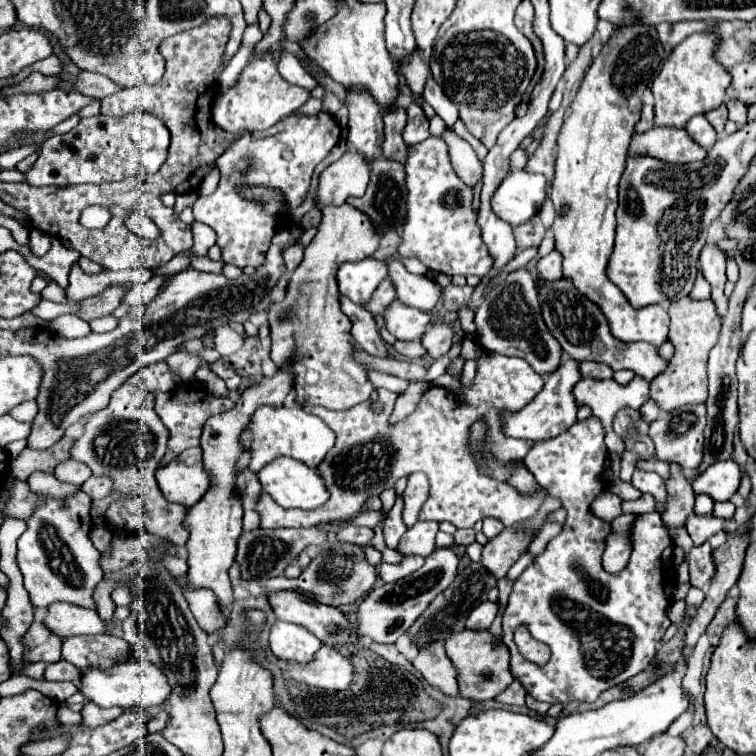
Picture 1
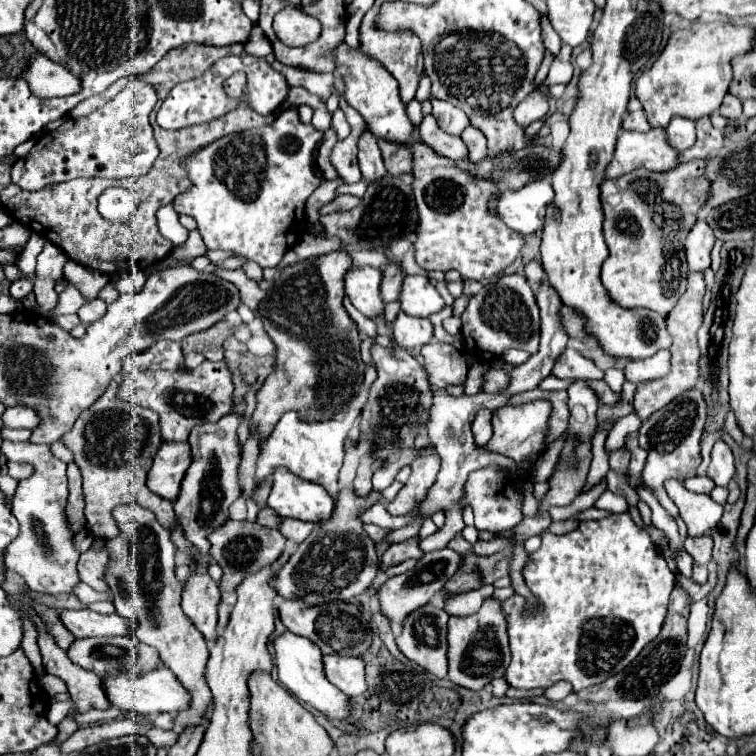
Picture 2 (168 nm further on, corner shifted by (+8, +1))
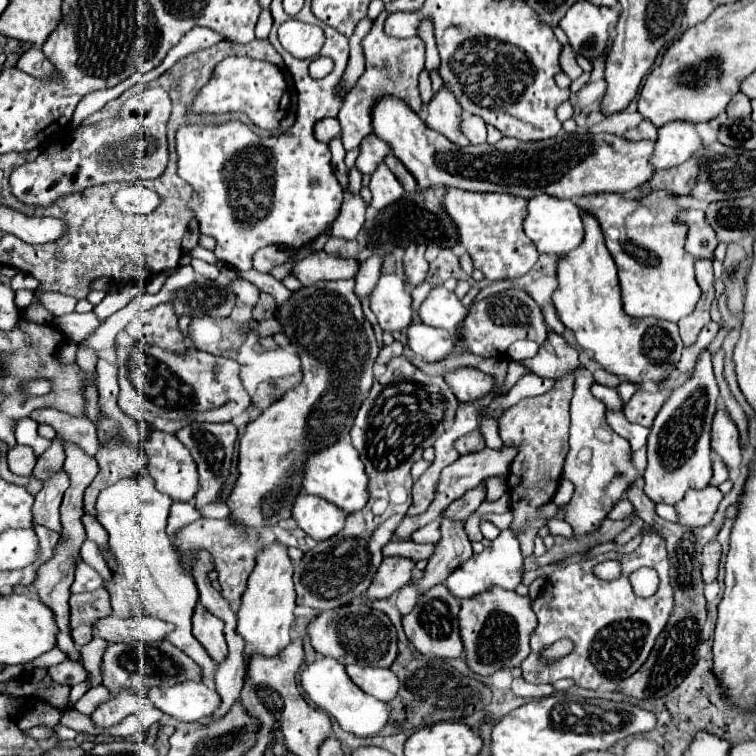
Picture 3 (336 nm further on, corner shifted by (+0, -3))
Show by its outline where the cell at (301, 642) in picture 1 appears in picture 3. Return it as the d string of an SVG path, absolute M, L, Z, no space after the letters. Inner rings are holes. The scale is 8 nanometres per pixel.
M318 654L316 660L312 664L308 664L302 672L300 672L300 684L306 692L306 696L318 706L322 708L326 714L334 716L340 724L342 730L352 732L356 736L374 736L378 734L386 720L388 720L388 710L386 704L364 694L346 674L344 666L340 662L336 662L330 656L322 656Z

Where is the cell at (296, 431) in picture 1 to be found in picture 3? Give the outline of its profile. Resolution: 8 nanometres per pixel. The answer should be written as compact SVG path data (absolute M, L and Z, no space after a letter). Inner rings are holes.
M344 440L334 442L330 446L324 446L312 454L308 454L304 460L304 476L302 476L304 490L308 494L324 496L326 500L334 502L338 508L342 508L346 512L356 512L356 510L364 508L364 504L368 502L366 484L368 484L368 478L364 472L364 464L350 442L344 442Z

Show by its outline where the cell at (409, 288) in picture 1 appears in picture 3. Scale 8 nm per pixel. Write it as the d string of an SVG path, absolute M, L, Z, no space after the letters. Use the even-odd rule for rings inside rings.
M436 286L422 302L418 316L428 326L454 332L456 324L466 316L466 308L454 292L448 292L444 286Z

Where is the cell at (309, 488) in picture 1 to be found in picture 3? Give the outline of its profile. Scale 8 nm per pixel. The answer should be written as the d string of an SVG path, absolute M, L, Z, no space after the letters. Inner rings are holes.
M298 494L292 504L292 518L314 540L324 540L344 528L344 512L322 496Z

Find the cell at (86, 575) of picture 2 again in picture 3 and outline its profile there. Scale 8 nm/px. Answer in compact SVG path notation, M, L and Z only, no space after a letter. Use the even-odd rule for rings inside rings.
M104 588L70 596L70 634L76 646L92 640L92 622L110 614L110 596Z

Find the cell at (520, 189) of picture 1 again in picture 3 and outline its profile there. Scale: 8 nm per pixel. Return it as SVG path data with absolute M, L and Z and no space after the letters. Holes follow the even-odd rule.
M538 194L528 200L526 218L524 218L524 232L536 244L538 252L552 252L552 254L566 254L568 250L576 248L584 238L580 210L572 200Z

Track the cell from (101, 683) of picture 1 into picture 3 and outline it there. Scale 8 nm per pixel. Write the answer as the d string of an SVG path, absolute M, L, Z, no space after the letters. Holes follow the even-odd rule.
M184 680L172 686L154 686L148 690L148 700L160 712L180 722L200 722L216 710L220 696L200 680Z

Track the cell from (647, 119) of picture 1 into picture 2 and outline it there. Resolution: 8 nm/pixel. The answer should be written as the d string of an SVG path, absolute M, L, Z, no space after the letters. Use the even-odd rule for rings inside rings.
M636 110L636 112L630 112L624 116L622 120L622 128L624 130L638 130L638 132L648 132L650 130L650 124L646 122L646 116L642 110Z

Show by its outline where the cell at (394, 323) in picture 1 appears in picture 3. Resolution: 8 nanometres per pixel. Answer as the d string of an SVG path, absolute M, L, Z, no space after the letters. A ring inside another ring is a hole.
M422 322L408 326L408 348L426 362L436 362L446 358L448 352L454 348L454 338L450 332L424 326Z

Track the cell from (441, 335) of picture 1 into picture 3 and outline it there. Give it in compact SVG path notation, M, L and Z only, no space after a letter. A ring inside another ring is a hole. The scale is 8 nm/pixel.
M458 368L458 370L446 372L444 380L460 402L482 398L492 388L492 376L476 368Z

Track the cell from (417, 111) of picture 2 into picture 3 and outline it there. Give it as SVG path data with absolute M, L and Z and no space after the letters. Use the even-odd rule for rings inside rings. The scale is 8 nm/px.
M426 70L420 74L420 96L422 96L422 102L428 104L432 100L432 86L430 86L430 76L426 74Z

